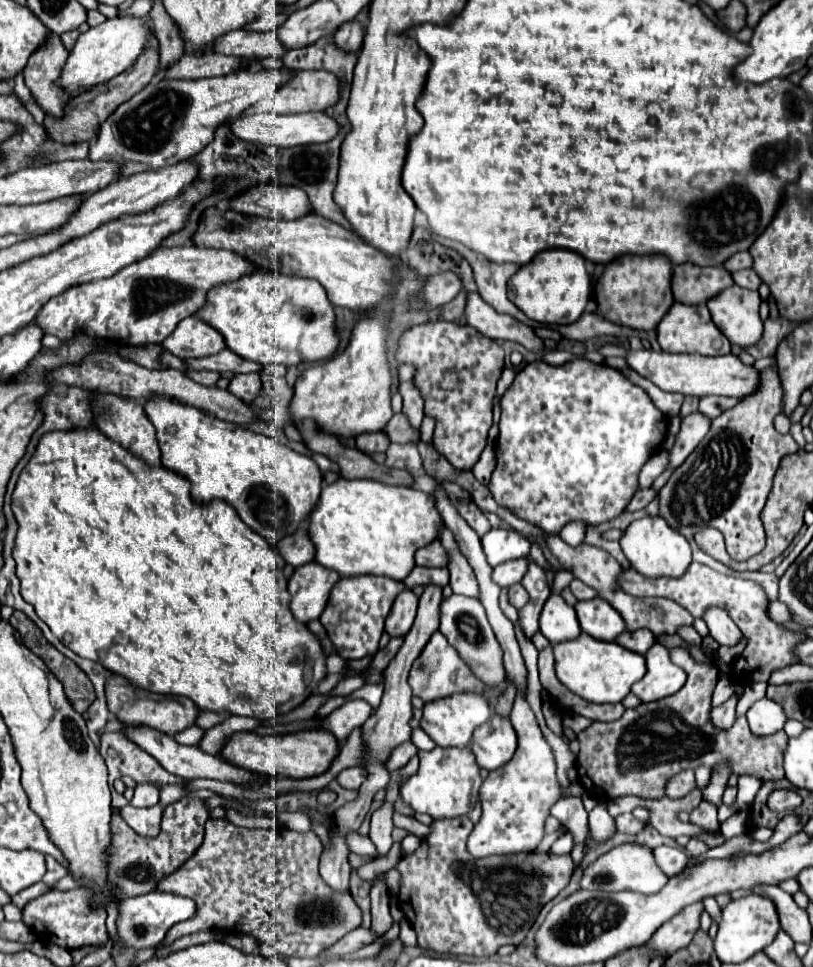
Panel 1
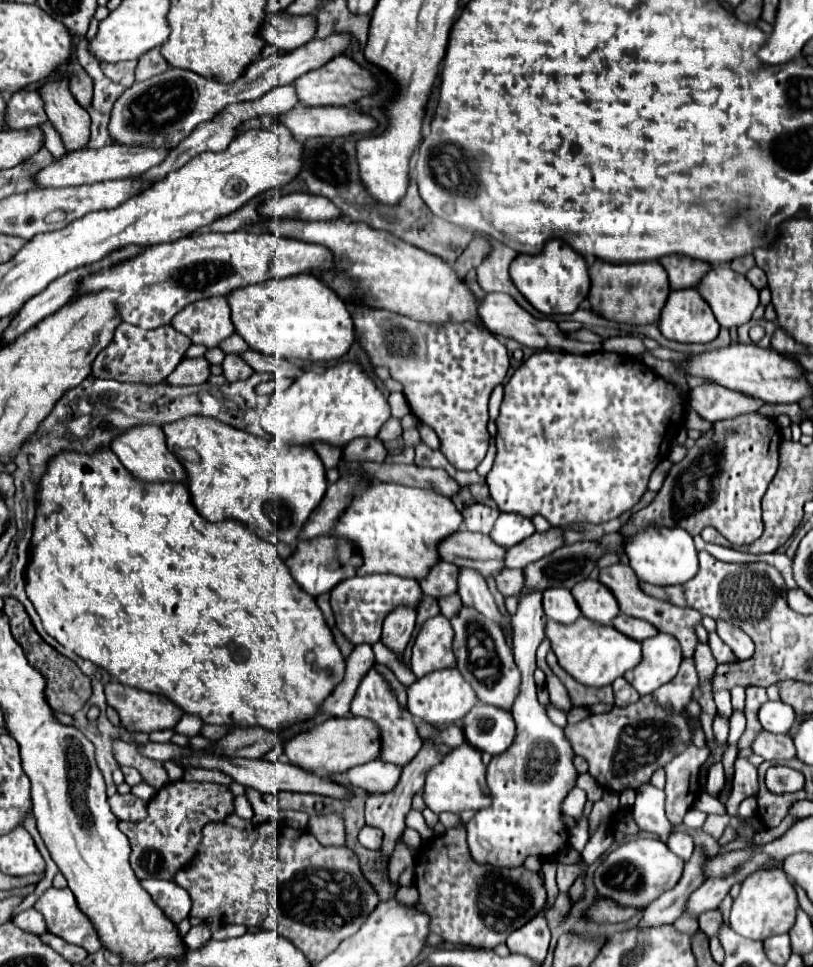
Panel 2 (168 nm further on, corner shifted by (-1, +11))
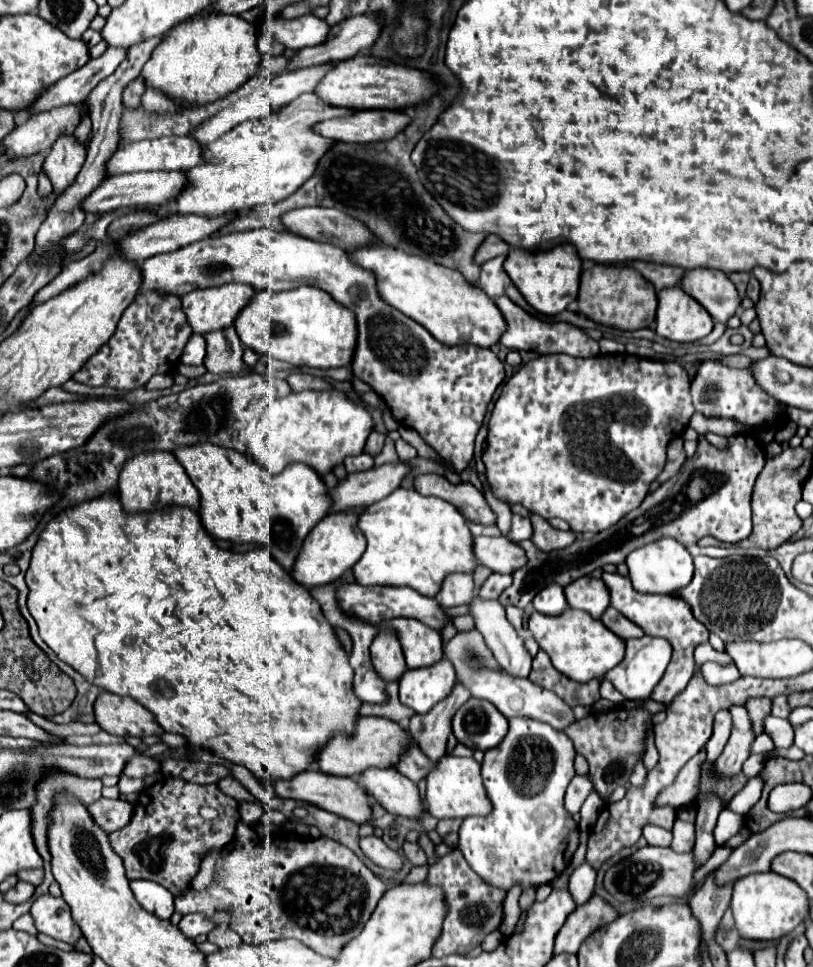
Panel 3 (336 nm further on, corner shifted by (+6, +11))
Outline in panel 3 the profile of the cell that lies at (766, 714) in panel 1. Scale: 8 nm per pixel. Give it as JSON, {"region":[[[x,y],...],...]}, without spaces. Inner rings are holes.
{"region":[[[768,715],[764,719],[764,733],[768,733],[776,747],[790,747],[794,741],[794,729],[786,719]]]}

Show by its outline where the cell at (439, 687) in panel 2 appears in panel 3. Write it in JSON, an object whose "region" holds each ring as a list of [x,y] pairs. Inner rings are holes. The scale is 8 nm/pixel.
{"region":[[[442,659],[432,667],[408,669],[400,677],[400,703],[414,709],[414,713],[428,713],[440,703],[456,685],[456,673],[450,661]]]}

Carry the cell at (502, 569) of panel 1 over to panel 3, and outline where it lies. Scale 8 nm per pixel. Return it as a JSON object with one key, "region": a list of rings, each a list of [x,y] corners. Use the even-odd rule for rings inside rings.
{"region":[[[532,513],[530,517],[534,533],[530,537],[530,541],[540,549],[540,551],[554,551],[554,549],[564,549],[568,547],[576,535],[572,531],[558,531],[554,529],[546,519],[542,519],[540,515]]]}

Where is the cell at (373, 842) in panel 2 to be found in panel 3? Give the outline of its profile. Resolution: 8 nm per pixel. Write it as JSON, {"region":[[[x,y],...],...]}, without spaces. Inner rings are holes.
{"region":[[[376,835],[362,837],[362,839],[360,839],[360,849],[364,851],[364,855],[366,855],[372,863],[376,863],[376,865],[380,865],[380,867],[394,869],[394,871],[398,871],[398,869],[402,867],[402,859],[398,857],[398,853],[392,851],[390,847],[386,847],[386,843],[384,843],[380,837],[376,837]]]}

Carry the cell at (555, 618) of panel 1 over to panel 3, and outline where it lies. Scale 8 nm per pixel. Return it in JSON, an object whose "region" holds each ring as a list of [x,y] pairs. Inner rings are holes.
{"region":[[[548,585],[534,597],[534,607],[542,615],[560,615],[568,609],[564,589],[560,585]]]}

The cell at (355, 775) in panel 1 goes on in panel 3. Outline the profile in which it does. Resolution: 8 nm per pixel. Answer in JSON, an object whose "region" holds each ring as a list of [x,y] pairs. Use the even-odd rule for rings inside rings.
{"region":[[[370,767],[354,779],[388,813],[418,819],[424,811],[416,783],[412,783],[408,777],[398,773],[394,767],[386,767],[386,769]]]}

